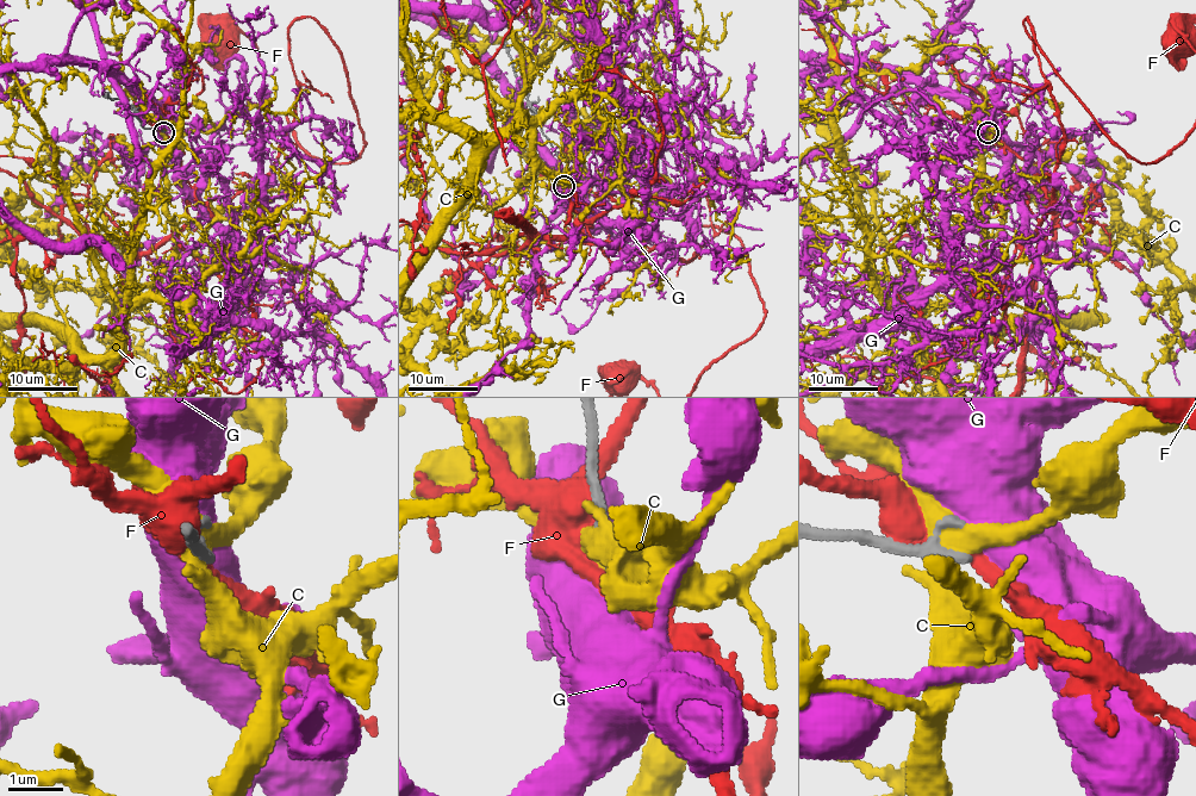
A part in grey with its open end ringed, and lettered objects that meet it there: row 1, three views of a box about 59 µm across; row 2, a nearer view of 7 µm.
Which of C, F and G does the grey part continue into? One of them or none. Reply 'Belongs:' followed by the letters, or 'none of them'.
Belongs: none of them

